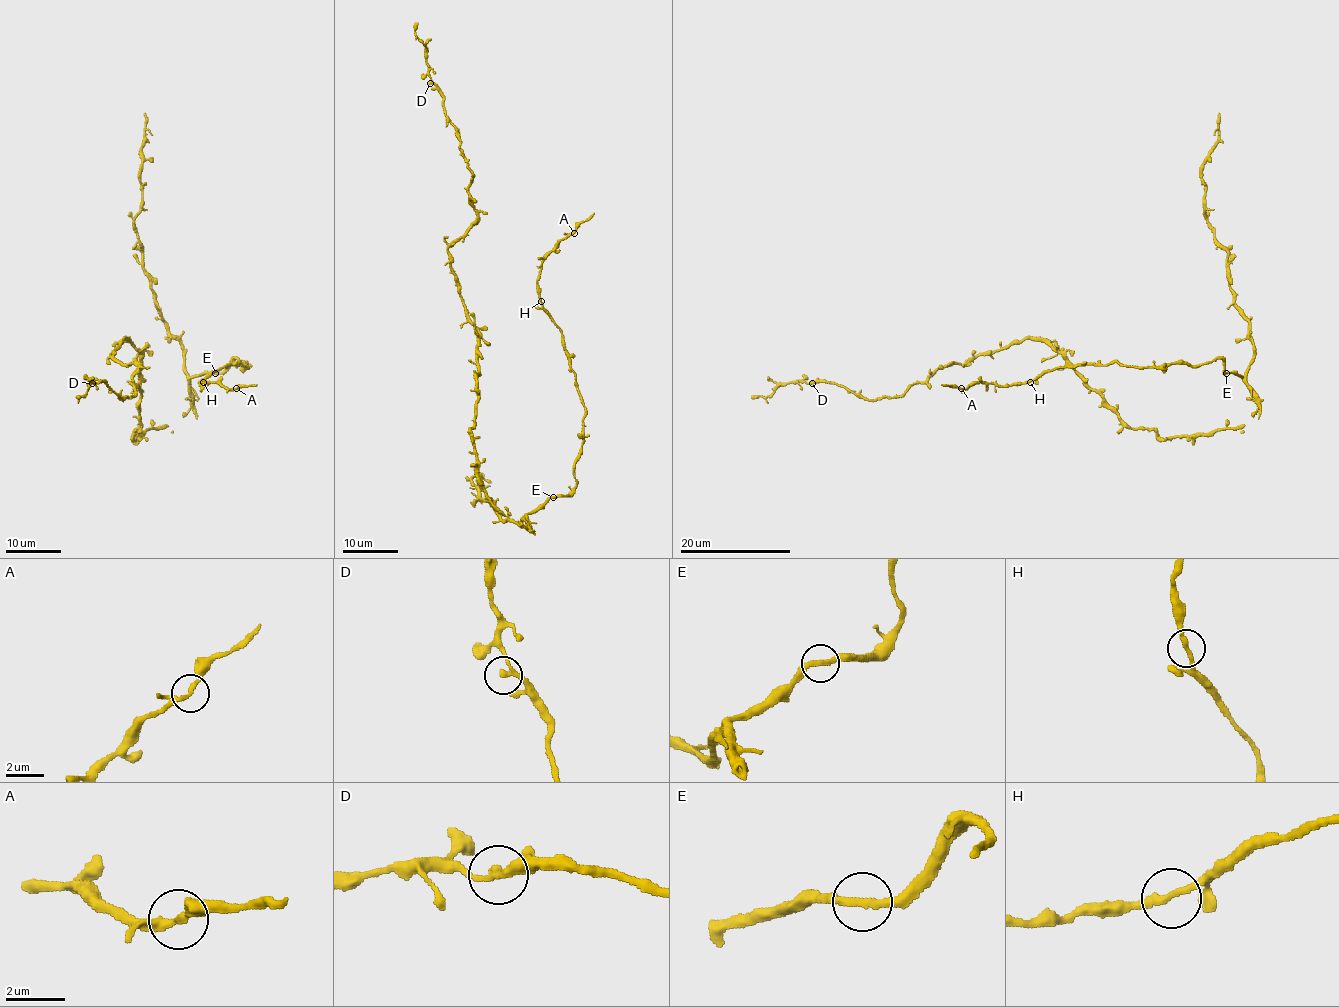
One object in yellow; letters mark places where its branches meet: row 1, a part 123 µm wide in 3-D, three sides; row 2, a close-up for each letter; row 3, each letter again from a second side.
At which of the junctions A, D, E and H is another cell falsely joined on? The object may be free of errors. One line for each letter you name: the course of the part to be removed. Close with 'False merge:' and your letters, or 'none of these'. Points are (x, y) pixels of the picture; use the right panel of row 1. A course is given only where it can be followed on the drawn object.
False merge: none of these

